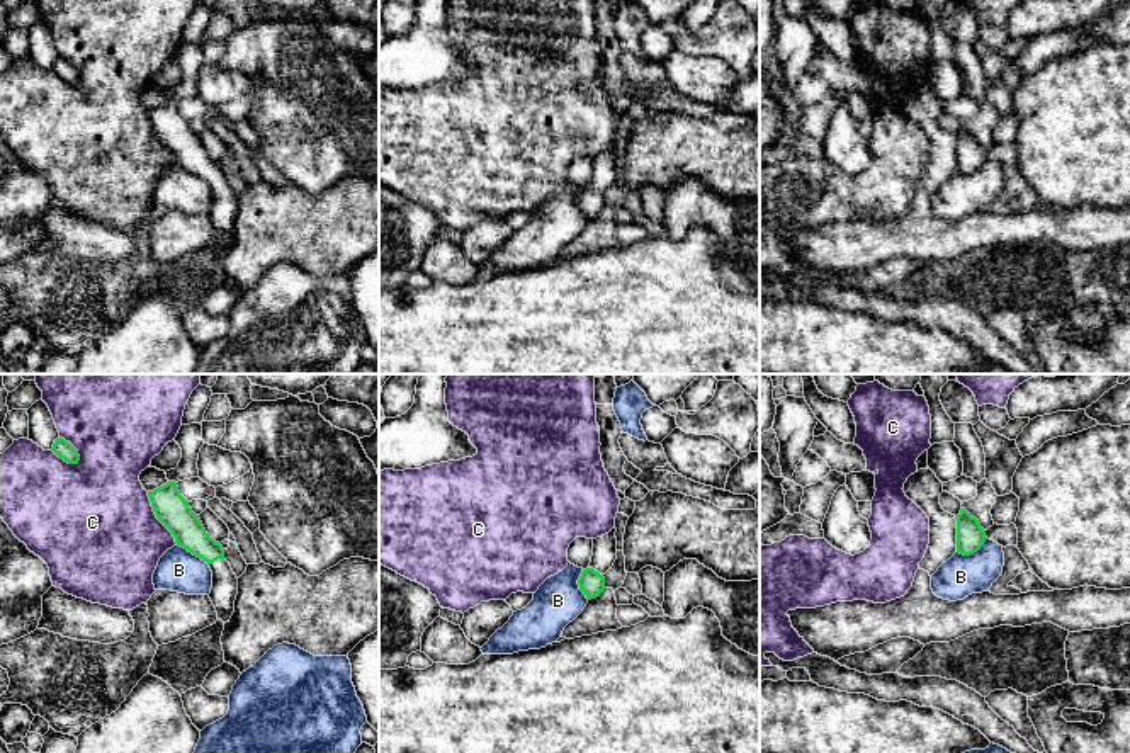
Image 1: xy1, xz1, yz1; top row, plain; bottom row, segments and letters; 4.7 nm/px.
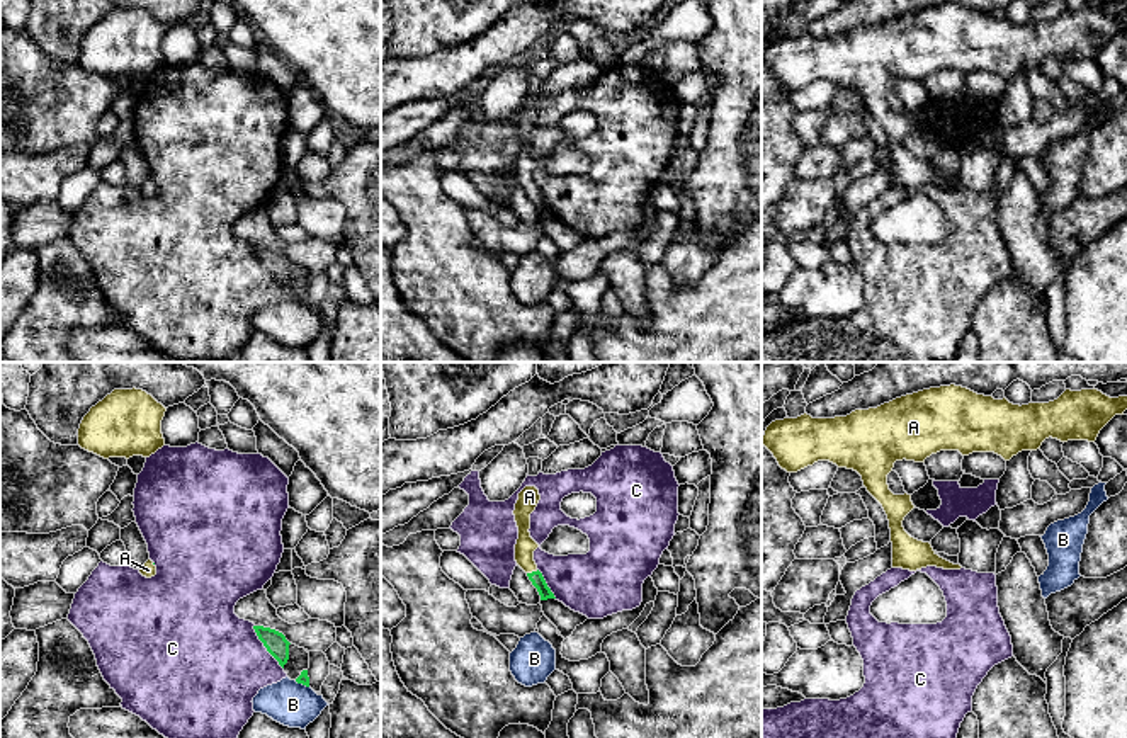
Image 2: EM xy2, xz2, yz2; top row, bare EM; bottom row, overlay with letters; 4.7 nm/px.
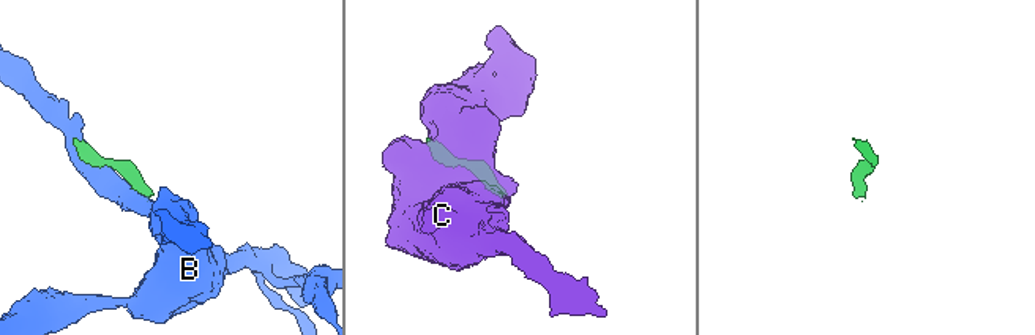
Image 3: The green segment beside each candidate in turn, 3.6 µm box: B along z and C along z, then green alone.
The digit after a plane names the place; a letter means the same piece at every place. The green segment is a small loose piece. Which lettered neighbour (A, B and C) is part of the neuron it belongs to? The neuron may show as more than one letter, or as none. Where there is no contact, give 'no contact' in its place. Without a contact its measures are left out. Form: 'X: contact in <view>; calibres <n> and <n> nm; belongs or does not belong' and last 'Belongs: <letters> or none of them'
A: contact in xz2; calibres 70 and 100 nm; belongs
B: contact in yz1; calibres 140 and 190 nm; does not belong
C: contact in xy1; calibres 90 and 440 nm; does not belong
Belongs: A

